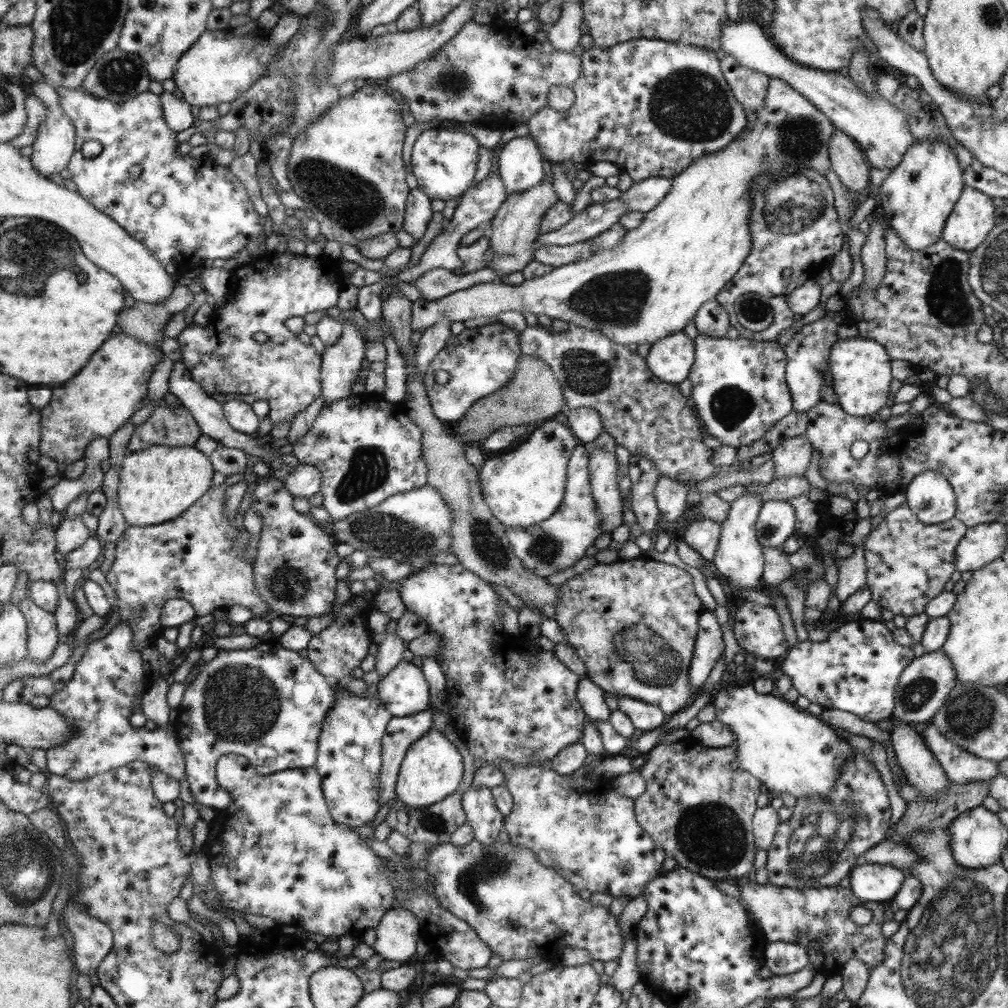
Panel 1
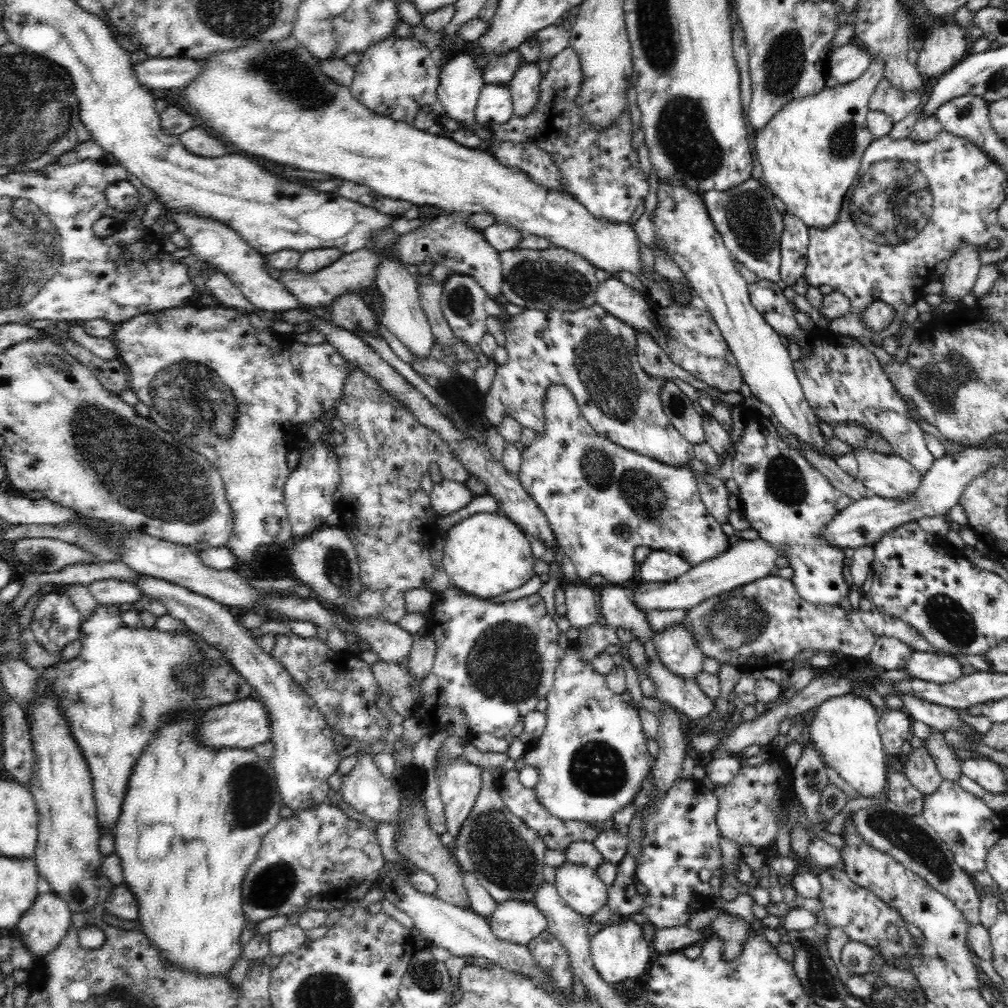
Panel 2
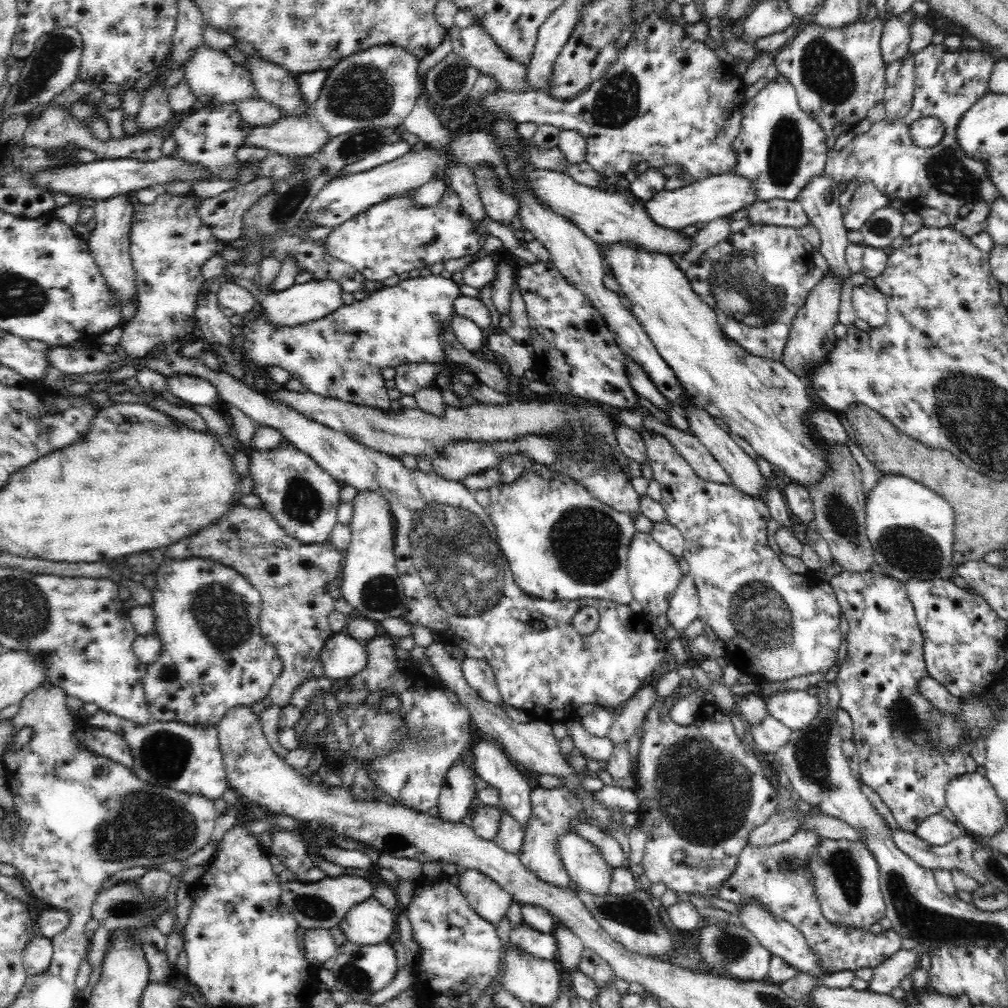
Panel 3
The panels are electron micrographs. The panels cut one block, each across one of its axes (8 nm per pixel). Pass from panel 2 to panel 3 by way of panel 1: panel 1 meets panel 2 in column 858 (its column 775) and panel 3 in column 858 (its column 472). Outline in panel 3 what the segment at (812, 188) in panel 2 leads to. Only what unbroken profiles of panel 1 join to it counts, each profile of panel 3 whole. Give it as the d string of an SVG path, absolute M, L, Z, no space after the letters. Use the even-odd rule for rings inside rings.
M868 285L855 286L851 296L855 318L859 325L877 329L886 324L888 316L886 297Z

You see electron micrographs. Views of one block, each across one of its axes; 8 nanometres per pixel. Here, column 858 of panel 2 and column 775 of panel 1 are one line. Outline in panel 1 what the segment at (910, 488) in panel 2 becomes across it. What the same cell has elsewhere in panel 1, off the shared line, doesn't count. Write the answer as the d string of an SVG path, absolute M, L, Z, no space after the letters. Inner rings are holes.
M805 435L783 440L772 452L772 461L776 465L774 481L802 477L812 462L814 445Z

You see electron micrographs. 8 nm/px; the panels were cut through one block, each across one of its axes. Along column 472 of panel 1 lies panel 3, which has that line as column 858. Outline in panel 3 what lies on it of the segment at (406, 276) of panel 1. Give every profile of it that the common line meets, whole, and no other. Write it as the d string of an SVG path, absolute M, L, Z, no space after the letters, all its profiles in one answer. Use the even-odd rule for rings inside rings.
M862 183L851 197L848 212L844 214L846 230L860 230L872 213L889 206L888 196L882 194L874 183Z

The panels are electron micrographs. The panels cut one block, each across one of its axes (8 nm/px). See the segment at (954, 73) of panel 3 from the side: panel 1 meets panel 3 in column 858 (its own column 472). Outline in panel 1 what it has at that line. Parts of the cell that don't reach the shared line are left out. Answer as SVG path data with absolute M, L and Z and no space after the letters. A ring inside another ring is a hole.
M439 126L422 132L413 145L411 156L412 174L431 200L450 200L470 190L478 164L478 140L466 132L448 132Z

